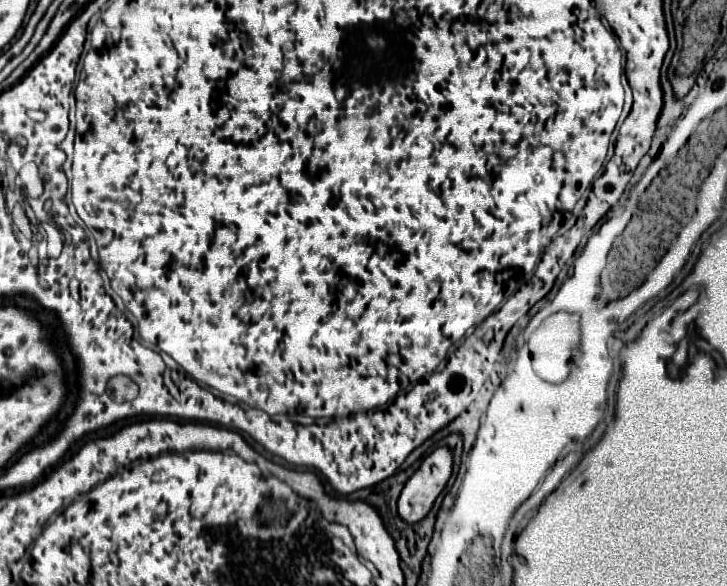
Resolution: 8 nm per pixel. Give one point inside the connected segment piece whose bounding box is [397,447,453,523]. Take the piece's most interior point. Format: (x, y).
(419, 494)

